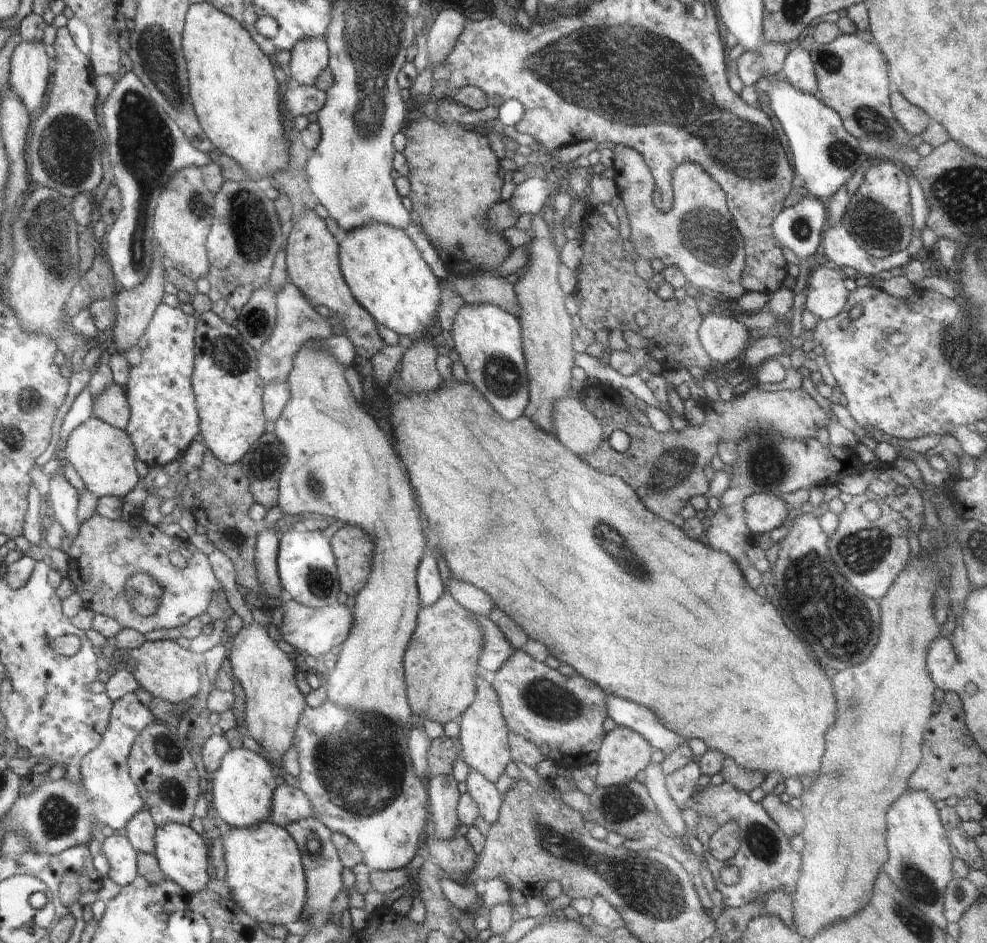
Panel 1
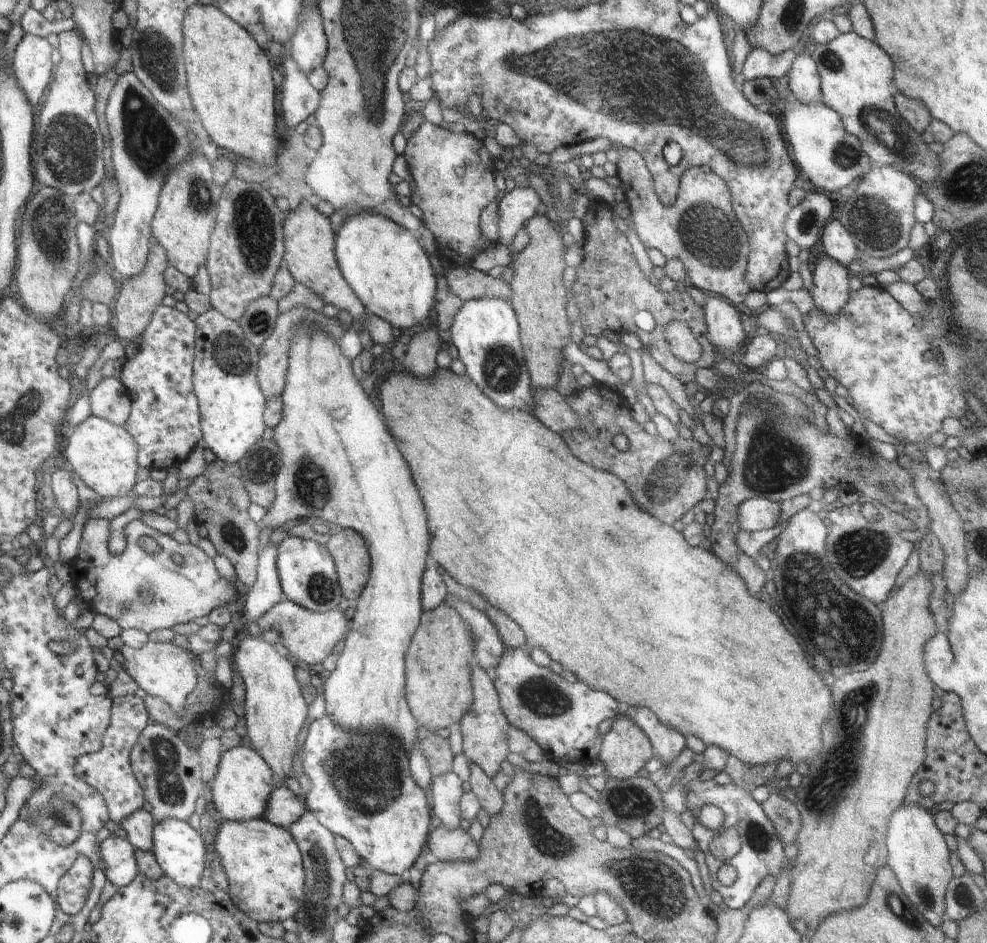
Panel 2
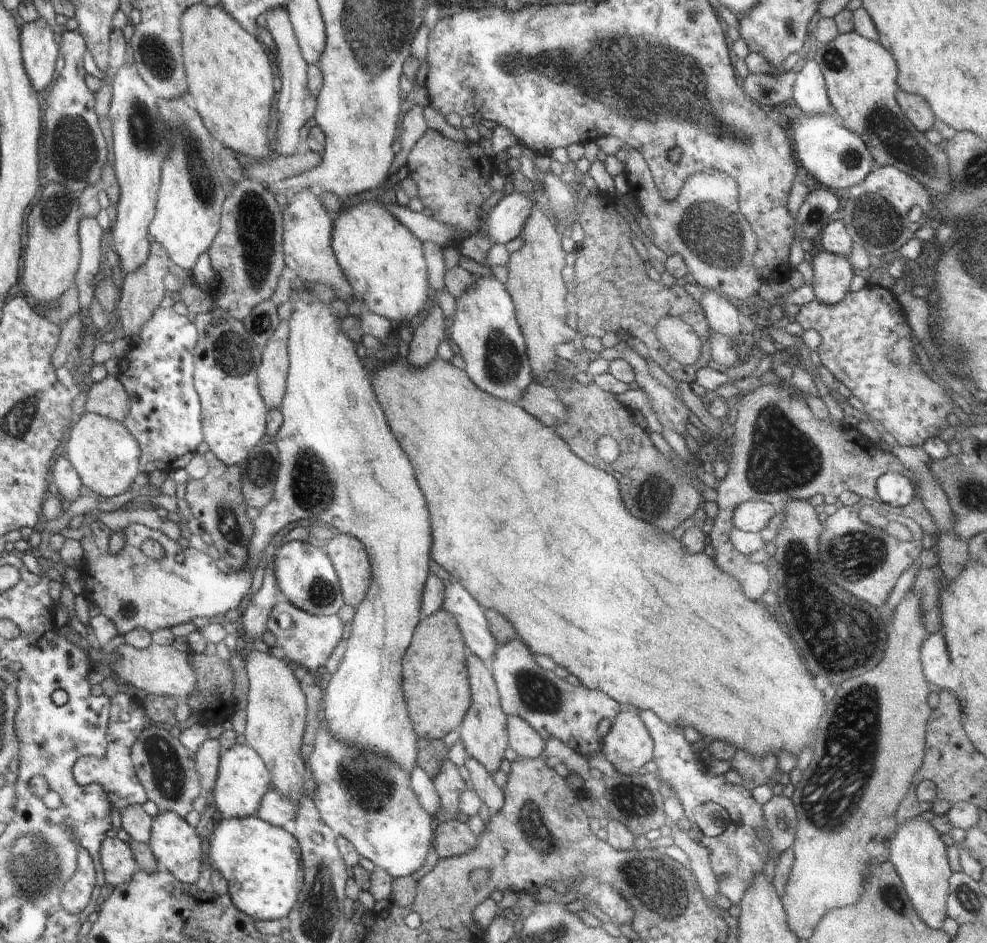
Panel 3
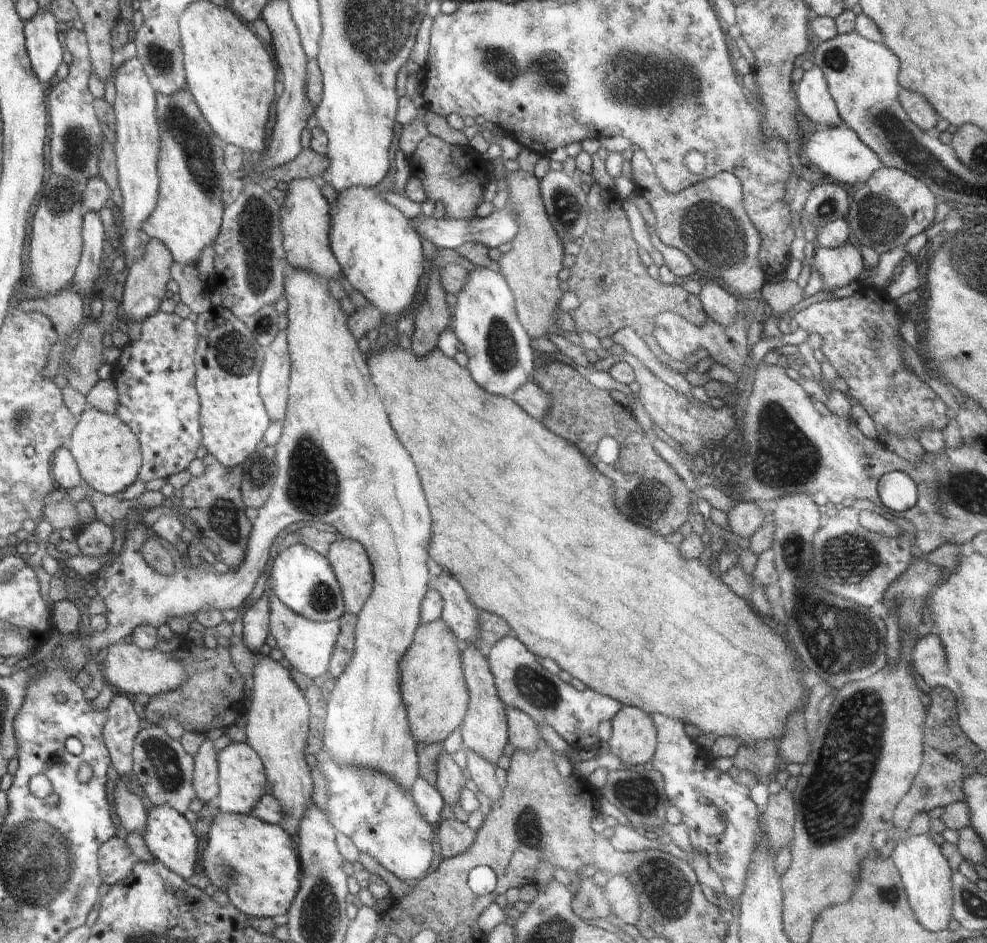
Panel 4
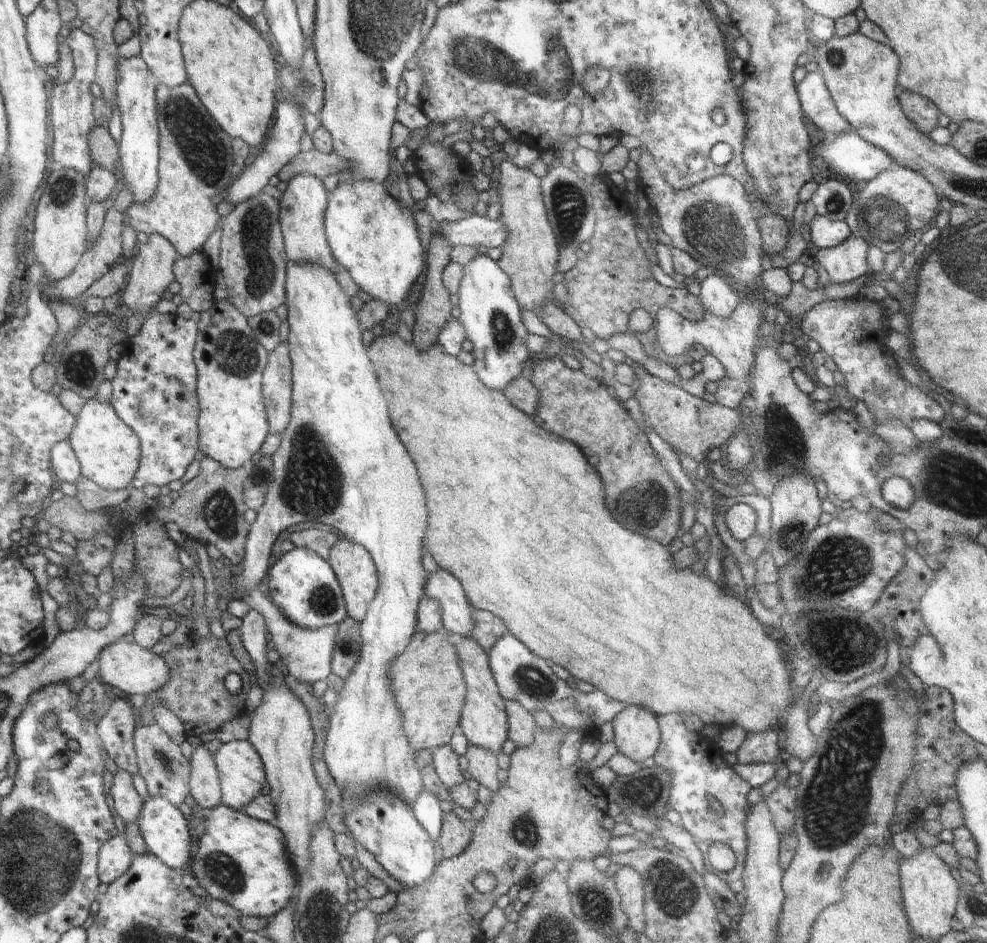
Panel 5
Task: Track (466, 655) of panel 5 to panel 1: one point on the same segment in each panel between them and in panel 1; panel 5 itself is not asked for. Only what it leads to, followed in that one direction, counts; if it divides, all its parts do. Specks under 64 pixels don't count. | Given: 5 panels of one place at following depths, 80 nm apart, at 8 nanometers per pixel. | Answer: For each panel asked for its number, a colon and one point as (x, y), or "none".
1: (483, 735)
2: (484, 729)
3: (483, 733)
4: (486, 733)

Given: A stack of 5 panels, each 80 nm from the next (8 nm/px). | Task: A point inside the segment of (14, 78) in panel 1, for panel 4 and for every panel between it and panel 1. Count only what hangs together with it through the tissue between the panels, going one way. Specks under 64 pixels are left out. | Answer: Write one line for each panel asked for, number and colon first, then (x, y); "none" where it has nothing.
2: (31, 62)
3: (39, 50)
4: (43, 47)

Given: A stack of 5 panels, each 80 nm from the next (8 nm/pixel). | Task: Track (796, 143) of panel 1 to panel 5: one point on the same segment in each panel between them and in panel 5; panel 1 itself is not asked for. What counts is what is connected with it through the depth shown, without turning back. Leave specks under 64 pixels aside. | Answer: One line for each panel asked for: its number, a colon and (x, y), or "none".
2: (827, 155)
3: (837, 157)
4: (838, 152)
5: (856, 160)

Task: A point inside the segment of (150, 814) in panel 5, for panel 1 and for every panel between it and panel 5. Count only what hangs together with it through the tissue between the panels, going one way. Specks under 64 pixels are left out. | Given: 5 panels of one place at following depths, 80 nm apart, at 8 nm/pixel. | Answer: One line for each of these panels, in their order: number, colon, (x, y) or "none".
1: (182, 855)
2: (178, 849)
3: (173, 841)
4: (168, 835)

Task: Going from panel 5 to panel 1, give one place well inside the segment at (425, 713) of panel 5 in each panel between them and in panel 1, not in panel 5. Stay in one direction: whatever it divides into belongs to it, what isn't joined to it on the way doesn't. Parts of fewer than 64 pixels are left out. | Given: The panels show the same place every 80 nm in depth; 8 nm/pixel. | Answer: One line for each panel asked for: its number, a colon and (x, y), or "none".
1: (447, 646)
2: (439, 688)
3: (435, 680)
4: (434, 688)

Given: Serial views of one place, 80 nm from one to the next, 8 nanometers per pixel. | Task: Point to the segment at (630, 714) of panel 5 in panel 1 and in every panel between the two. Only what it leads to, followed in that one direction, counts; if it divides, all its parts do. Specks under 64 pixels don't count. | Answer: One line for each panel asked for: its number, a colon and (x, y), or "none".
1: (624, 754)
2: (625, 750)
3: (628, 747)
4: (634, 740)

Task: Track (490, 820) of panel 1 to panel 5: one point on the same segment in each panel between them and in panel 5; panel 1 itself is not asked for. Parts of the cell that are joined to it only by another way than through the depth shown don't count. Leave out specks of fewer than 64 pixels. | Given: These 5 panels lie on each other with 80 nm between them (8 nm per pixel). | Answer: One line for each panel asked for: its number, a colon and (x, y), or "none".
2: (491, 800)
3: (481, 781)
4: (482, 774)
5: (483, 766)

